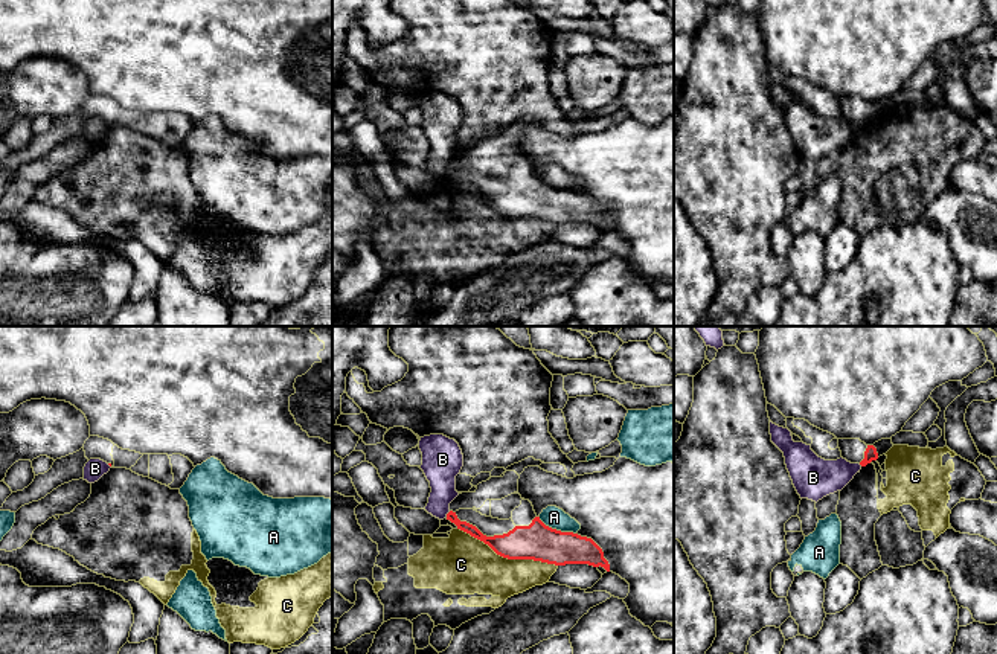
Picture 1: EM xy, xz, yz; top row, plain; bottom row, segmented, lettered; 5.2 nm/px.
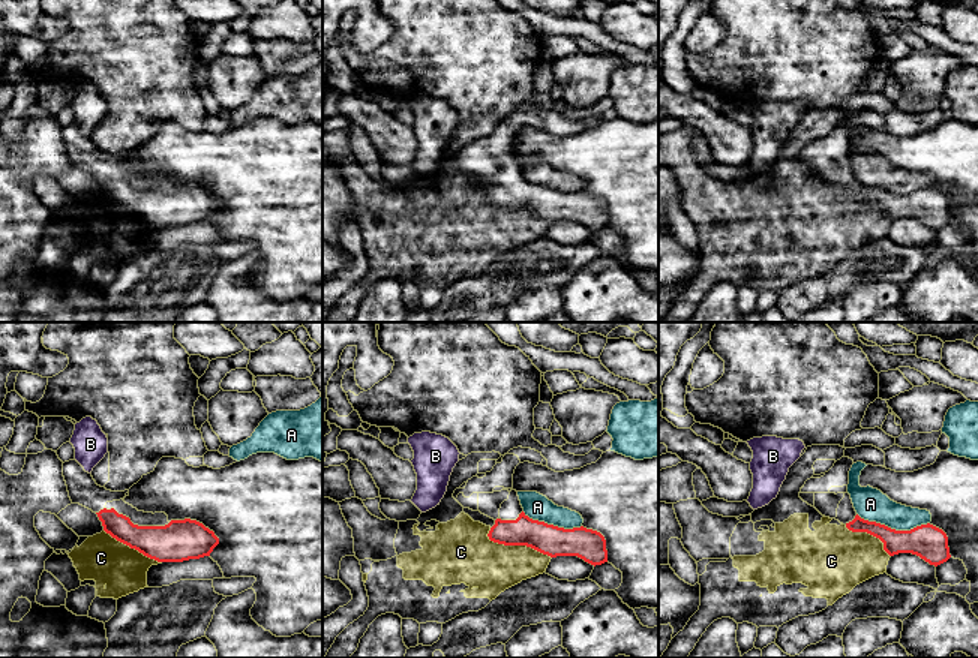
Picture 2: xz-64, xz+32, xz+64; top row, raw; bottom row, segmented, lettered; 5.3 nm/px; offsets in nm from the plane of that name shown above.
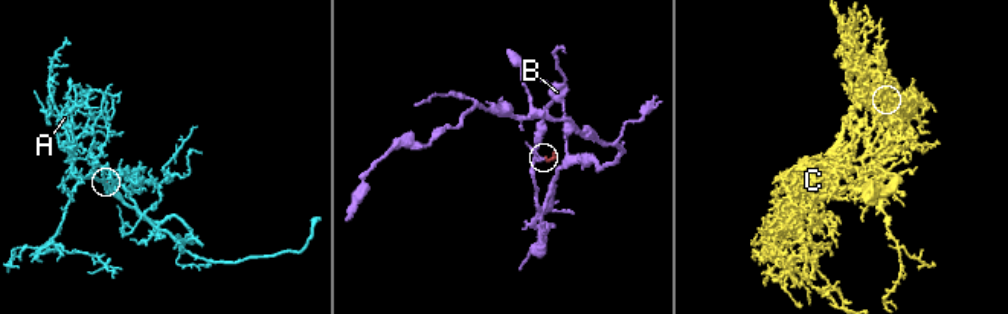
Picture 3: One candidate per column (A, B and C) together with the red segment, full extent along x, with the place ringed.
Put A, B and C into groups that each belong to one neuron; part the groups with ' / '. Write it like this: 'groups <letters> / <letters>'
groups A / B / C

